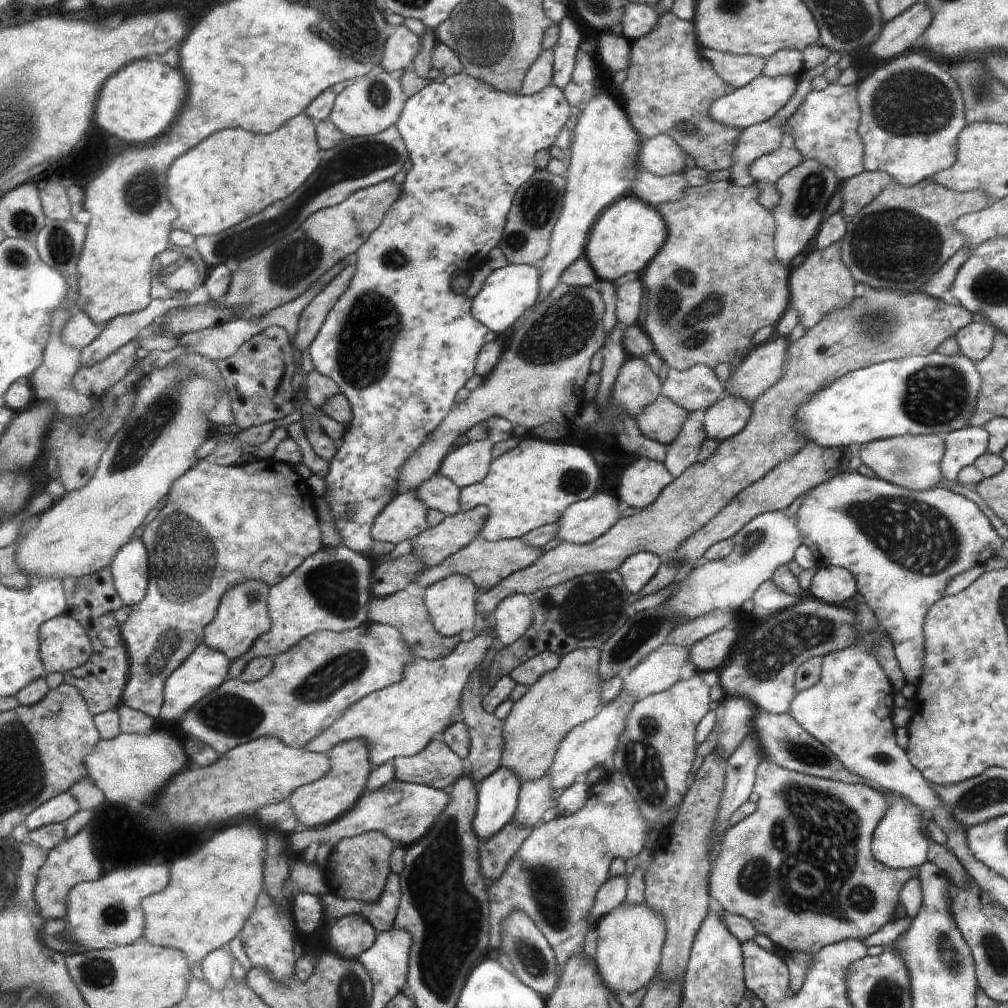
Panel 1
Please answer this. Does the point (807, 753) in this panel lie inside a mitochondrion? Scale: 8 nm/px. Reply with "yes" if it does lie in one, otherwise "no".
yes

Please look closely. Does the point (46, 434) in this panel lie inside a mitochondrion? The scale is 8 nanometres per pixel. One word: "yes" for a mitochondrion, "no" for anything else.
no

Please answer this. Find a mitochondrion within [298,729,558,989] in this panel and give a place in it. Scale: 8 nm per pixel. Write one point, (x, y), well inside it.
(532, 961)

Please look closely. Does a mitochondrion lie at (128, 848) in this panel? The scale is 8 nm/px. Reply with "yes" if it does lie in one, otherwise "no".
no

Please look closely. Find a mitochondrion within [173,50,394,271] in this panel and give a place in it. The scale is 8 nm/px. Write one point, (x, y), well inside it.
(378, 94)

